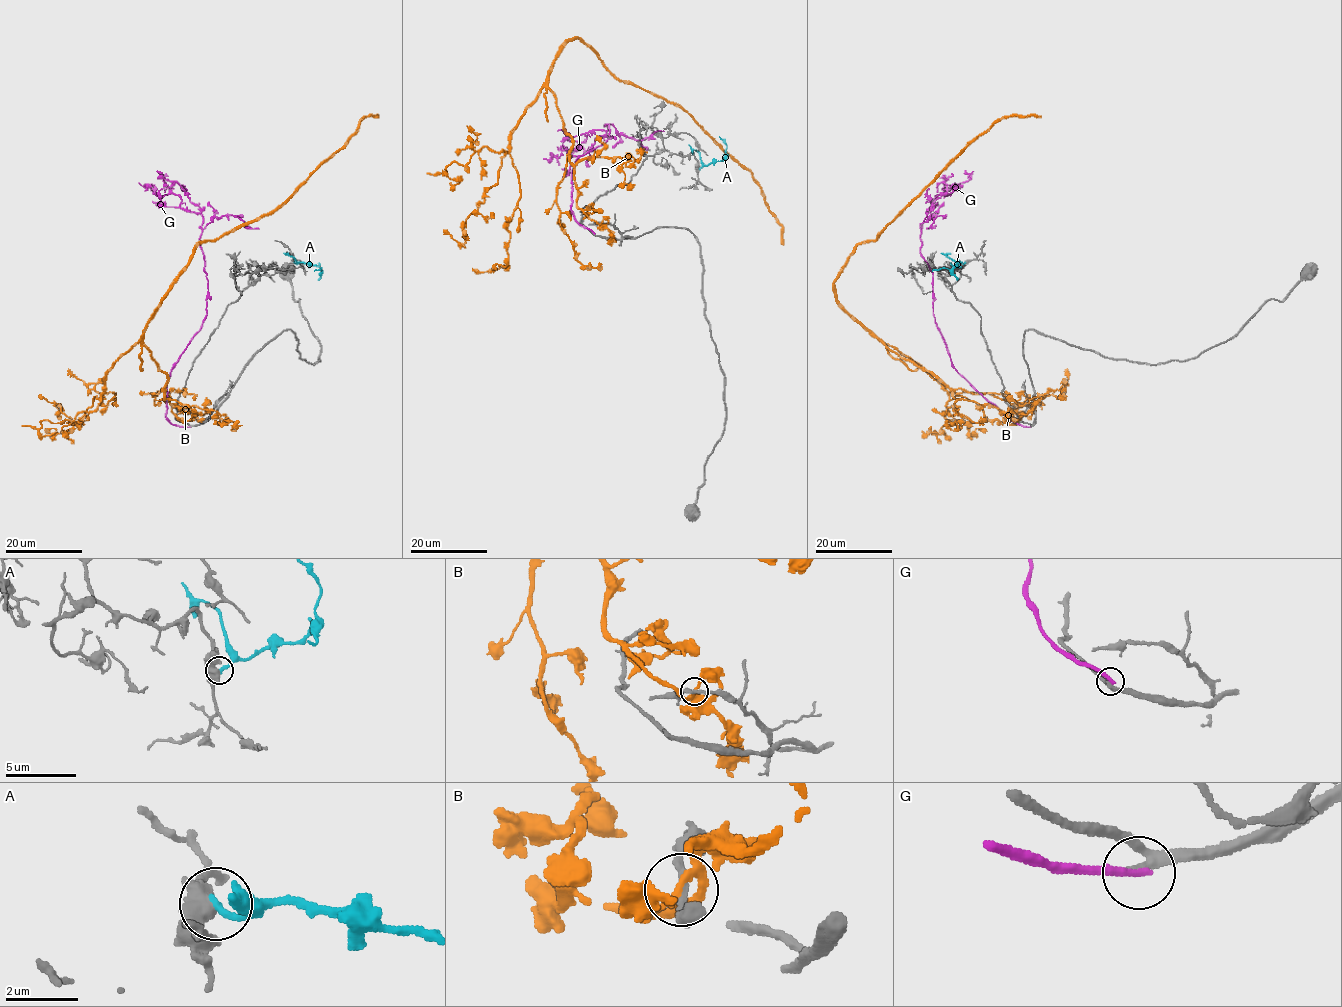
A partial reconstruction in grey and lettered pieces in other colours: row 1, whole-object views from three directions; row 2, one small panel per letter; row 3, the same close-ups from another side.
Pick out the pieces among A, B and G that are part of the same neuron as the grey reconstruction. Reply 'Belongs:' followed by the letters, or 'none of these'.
Belongs: none of these

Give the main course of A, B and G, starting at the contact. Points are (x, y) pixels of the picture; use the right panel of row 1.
A: (965, 262), (951, 269), (932, 271)
B: (1018, 418), (955, 398), (889, 349), (837, 299), (834, 280), (852, 250), (968, 143), (1002, 118), (1041, 115)
G: (1029, 427), (1005, 416), (958, 372), (933, 314), (921, 224), (934, 199), (968, 180), (965, 171)

